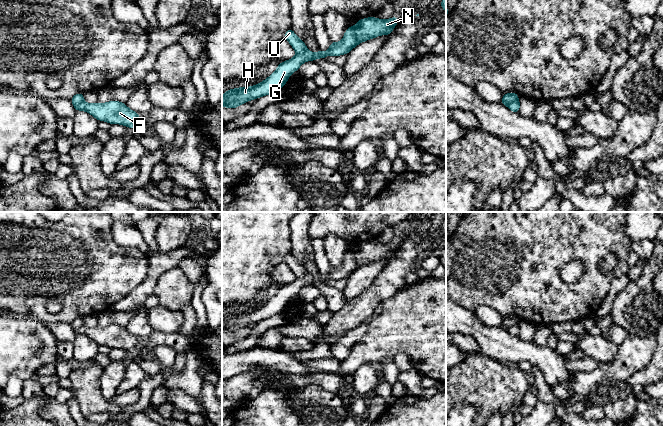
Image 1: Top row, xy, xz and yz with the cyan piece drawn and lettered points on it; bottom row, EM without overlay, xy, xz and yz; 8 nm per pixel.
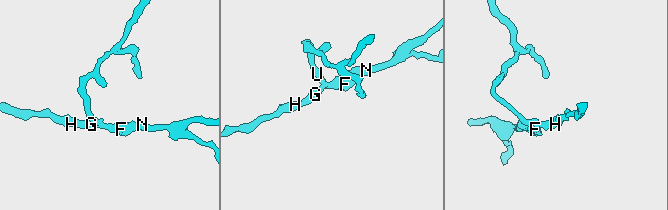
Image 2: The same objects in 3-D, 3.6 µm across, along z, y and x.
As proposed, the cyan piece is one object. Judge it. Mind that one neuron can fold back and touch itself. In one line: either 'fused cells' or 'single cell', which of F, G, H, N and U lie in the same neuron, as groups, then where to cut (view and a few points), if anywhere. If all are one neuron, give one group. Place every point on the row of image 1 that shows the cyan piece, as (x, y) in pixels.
fused cells; F G H N / U; cut in yz along (517, 98), (507, 105)

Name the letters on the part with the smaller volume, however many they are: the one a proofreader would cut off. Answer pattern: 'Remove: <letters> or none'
Remove: F, G, H, N

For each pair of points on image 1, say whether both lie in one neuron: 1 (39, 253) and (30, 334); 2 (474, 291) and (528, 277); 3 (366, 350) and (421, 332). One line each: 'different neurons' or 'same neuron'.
1: different neurons
2: same neuron
3: same neuron

